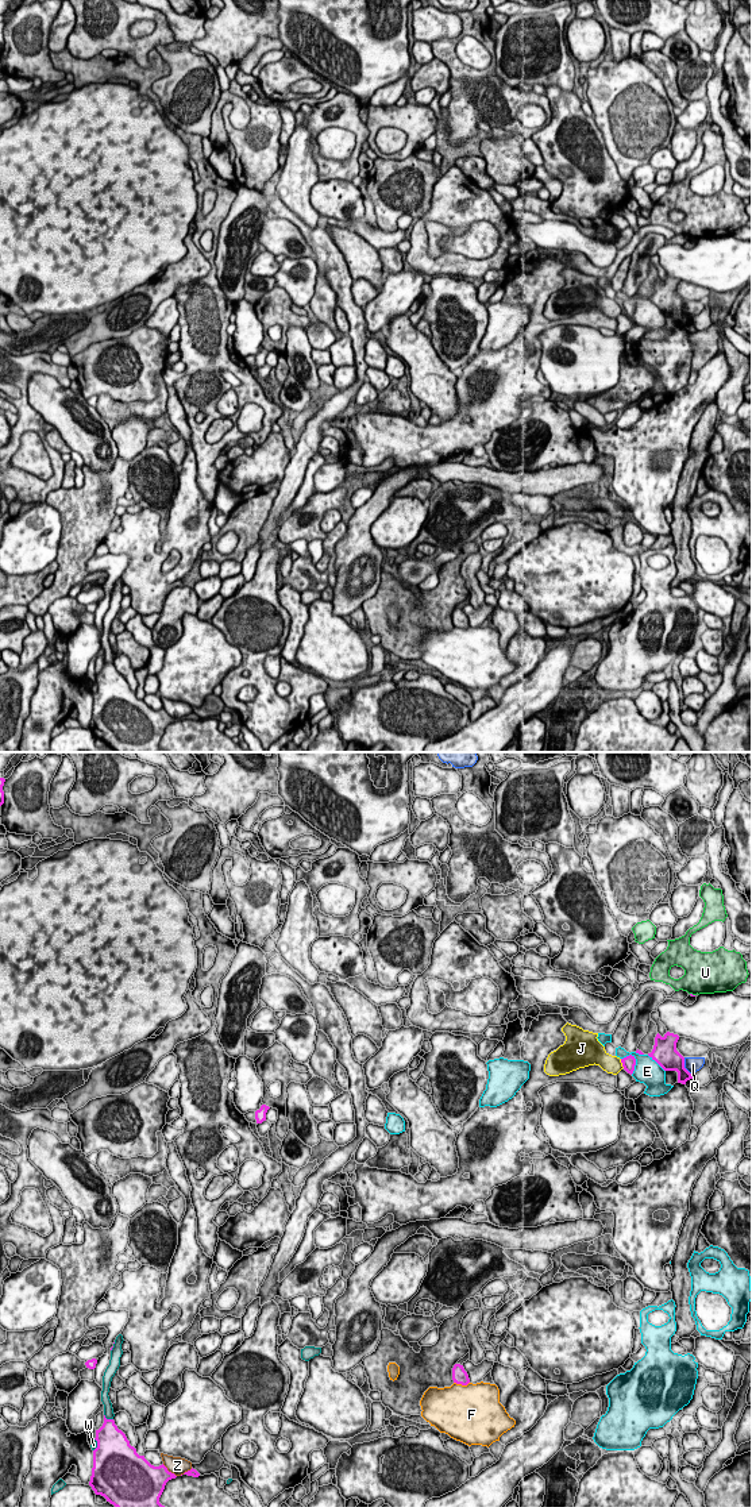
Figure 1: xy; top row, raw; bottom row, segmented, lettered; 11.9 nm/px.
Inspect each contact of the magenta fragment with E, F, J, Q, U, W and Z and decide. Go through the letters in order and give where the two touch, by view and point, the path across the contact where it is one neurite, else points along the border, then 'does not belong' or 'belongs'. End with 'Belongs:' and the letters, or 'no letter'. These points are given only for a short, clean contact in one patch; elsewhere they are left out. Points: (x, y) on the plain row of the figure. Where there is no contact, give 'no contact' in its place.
E: xy (635, 308) | does not belong
F: xy (462, 628) | does not belong
J: xy (621, 305) | does not belong
Q: xy (683, 311) | along xy (683, 301), (683, 309), (691, 319) | does not belong
U: xy (691, 238) | along xy (690, 236), (694, 239) | does not belong
W: xy (108, 663) | does not belong
Z: xy (168, 715) | does not belong
Belongs: no letter

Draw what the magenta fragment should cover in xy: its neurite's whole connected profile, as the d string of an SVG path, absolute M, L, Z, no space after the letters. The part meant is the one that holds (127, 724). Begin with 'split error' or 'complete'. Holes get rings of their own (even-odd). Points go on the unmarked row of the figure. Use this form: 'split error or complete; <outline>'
complete; M104 659L103 670L96 674L97 691L93 694L93 712L89 729L96 739L101 739L116 752L167 752L159 747L159 741L169 724L177 720L167 714L162 708L159 710L151 709L144 699L139 699L136 693L130 689L126 678L117 672L113 663L107 663Z

